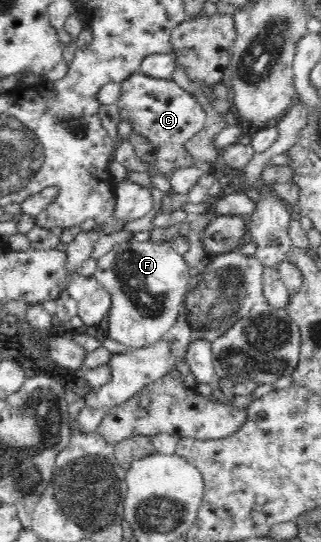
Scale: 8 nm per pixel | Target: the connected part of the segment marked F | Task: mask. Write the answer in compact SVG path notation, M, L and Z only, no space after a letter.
M134 239L119 242L114 248L97 260L94 277L112 295L112 310L107 317L108 335L112 340L129 349L152 346L170 332L178 320L180 308L184 303L187 285L190 281L189 268L170 242L154 243L150 240L136 242Z

